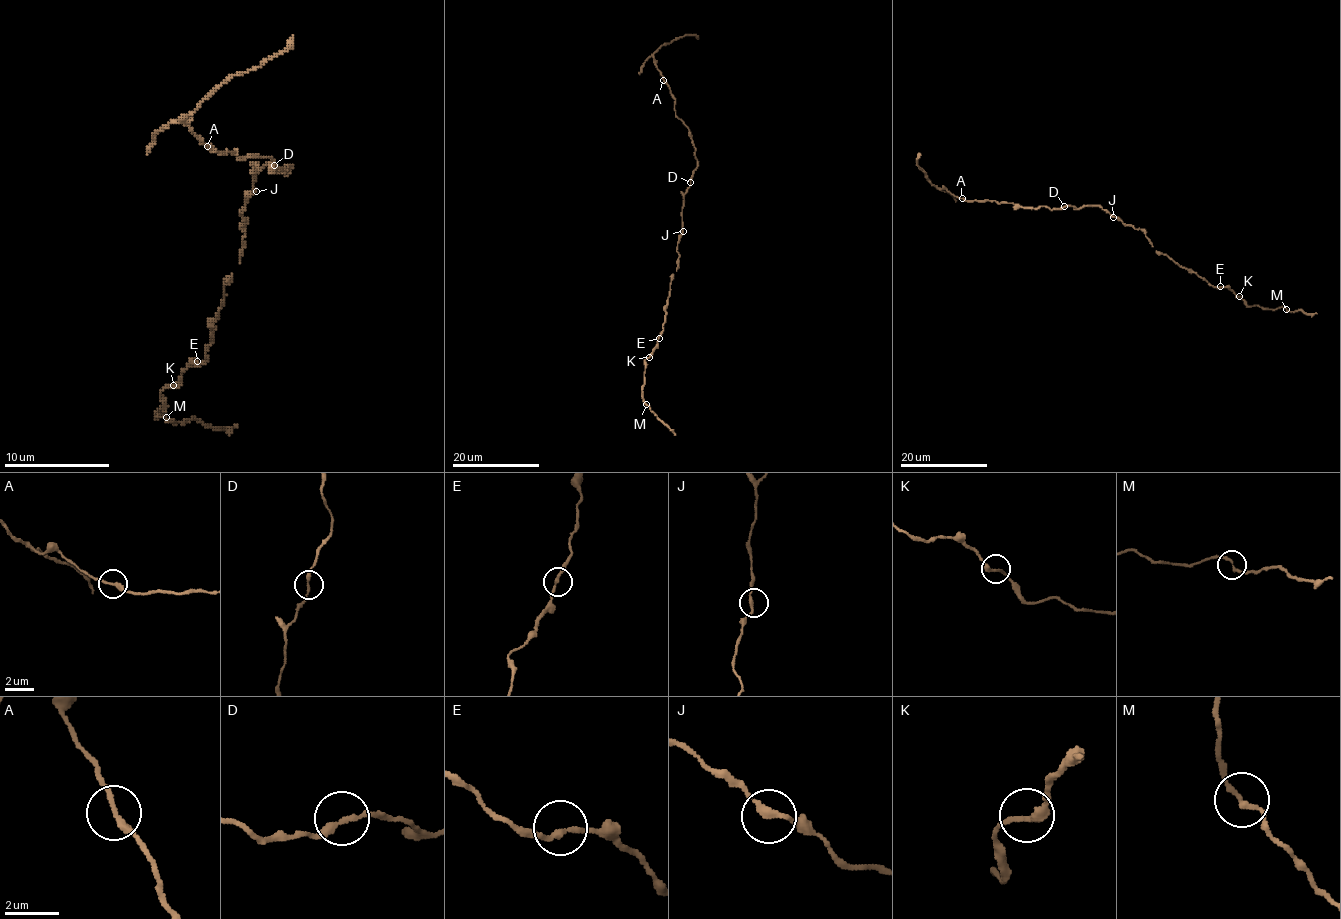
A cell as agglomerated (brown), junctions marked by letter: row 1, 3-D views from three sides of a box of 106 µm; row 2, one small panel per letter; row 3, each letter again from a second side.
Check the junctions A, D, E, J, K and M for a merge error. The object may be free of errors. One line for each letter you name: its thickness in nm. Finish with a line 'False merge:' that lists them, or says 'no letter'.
A: calibre 240 nm
False merge: A

